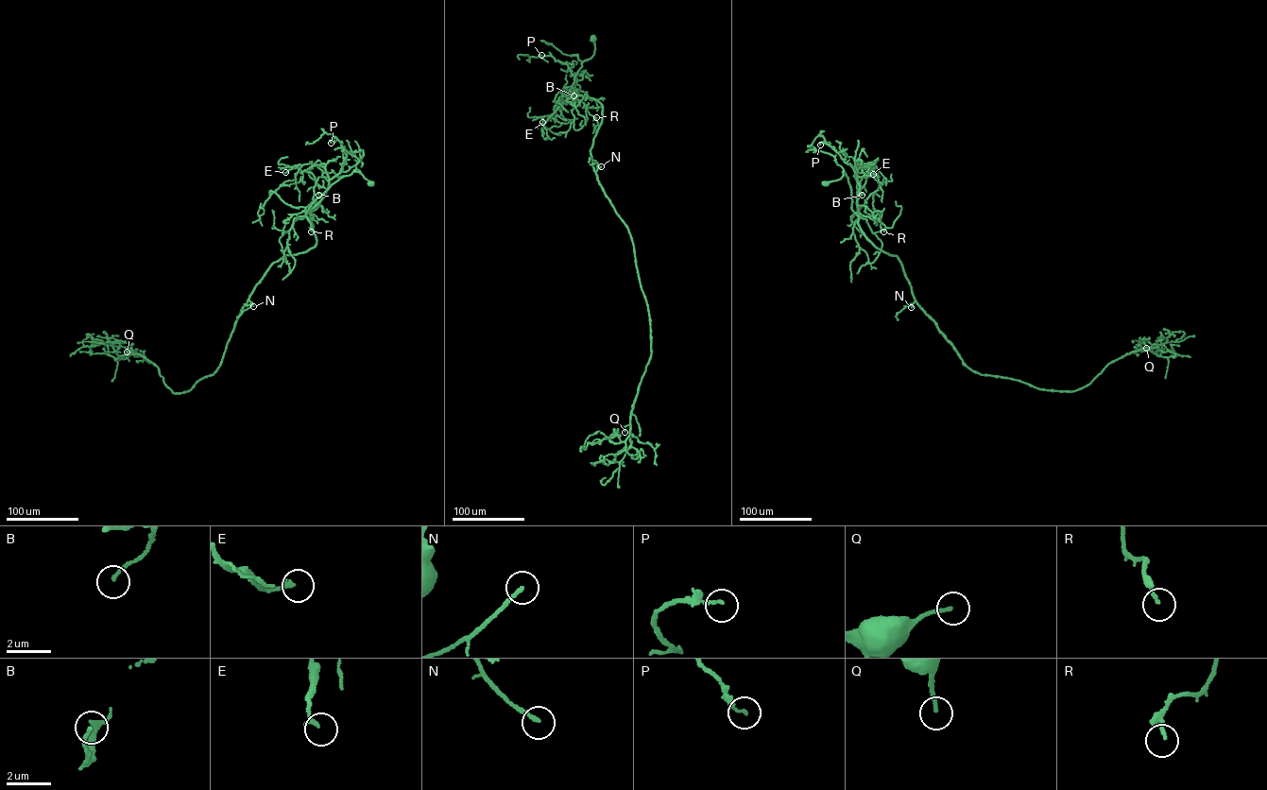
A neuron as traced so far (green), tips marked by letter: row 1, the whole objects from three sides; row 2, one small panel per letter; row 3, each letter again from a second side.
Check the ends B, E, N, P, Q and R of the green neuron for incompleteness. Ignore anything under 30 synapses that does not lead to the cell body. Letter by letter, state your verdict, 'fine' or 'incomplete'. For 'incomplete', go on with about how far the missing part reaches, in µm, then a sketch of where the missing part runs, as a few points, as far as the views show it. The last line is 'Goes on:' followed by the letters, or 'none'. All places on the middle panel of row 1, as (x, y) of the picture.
B: fine
E: fine
N: incomplete; missing 15 µm
P: fine
Q: incomplete; missing 20 µm
R: fine
Goes on: N, Q

